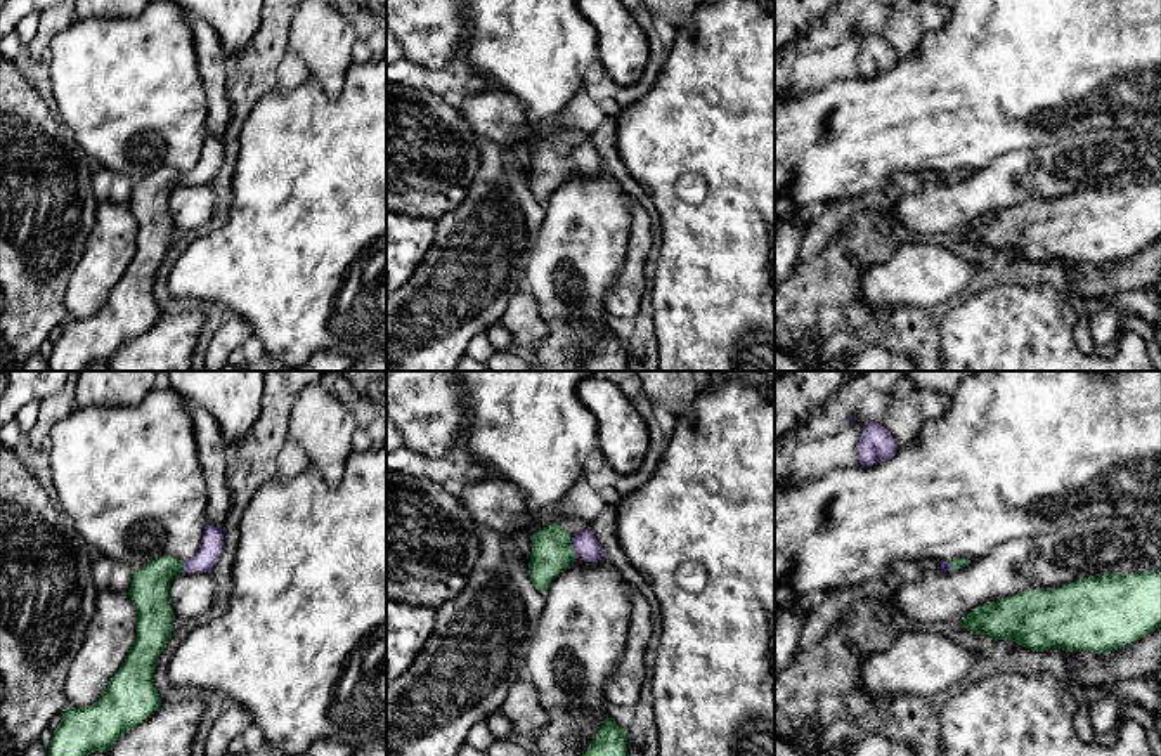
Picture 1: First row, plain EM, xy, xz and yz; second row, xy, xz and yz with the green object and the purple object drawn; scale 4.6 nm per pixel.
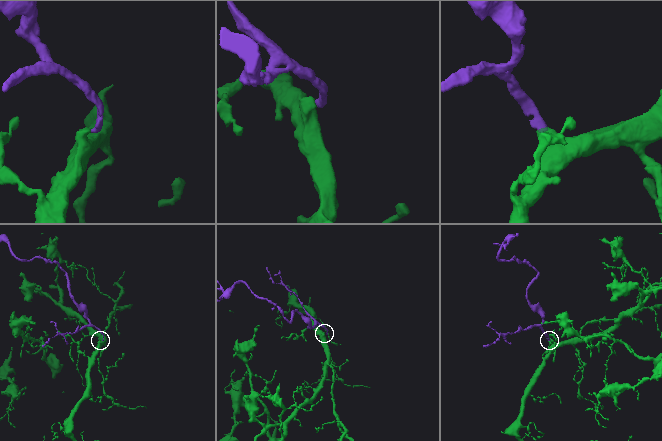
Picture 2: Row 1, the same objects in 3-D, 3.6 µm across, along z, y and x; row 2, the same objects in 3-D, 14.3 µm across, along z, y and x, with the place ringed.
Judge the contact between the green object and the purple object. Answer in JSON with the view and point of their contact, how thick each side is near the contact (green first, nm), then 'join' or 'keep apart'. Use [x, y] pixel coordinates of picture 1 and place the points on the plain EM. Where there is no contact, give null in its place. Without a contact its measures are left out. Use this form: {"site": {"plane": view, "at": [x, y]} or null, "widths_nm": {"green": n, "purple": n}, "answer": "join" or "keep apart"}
{"site": {"plane": "xz", "at": [572, 160]}, "widths_nm": {"green": 190, "purple": 120}, "answer": "join"}

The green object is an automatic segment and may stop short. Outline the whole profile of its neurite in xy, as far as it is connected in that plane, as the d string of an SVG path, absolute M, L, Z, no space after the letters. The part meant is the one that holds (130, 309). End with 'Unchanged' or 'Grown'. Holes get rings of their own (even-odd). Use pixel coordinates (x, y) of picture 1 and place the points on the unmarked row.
M206 134L199 161L182 173L161 166L133 184L128 206L137 220L137 250L121 279L109 291L102 309L87 319L68 319L49 357L49 371L85 371L90 364L107 364L111 357L130 340L144 335L159 317L161 310L154 298L154 279L165 262L172 234L175 231L168 212L170 192L178 184L210 184L224 163L224 142Z. Grown

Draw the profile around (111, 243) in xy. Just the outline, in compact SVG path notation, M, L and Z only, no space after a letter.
M109 199L99 203L83 255L64 293L64 305L71 319L87 319L102 309L135 250L137 220L130 206Z

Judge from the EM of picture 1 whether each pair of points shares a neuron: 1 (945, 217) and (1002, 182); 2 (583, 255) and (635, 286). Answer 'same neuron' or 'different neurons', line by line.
1: same neuron
2: different neurons

